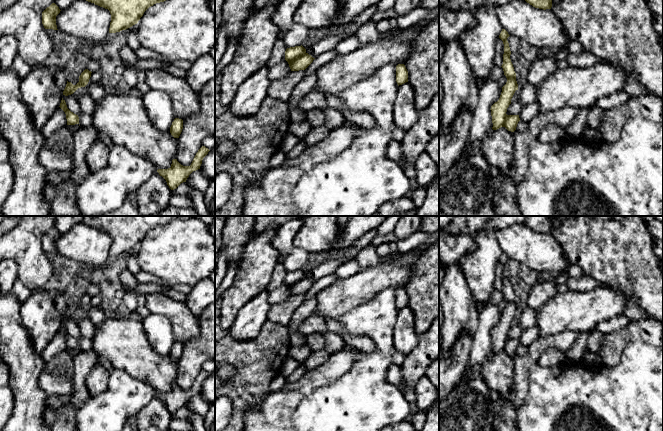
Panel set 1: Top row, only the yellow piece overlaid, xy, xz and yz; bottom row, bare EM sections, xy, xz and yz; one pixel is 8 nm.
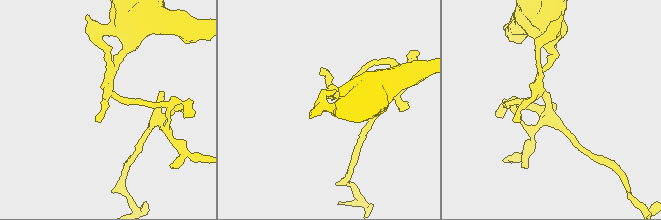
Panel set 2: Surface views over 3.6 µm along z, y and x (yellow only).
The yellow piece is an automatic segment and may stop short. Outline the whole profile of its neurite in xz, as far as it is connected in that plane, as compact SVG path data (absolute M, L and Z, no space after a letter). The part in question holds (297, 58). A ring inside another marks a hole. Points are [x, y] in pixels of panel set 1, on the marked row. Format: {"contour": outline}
{"contour": "M302 45L287 48L285 51L285 60L291 71L305 70L314 59Z"}

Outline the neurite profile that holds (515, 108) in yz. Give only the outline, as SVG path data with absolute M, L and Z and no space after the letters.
M517 98L516 100L512 101L511 104L509 105L509 107L507 108L507 115L519 115L521 113L523 109L523 106L519 100L519 98Z

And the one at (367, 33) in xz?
M370 20L364 25L360 26L354 36L361 45L364 45L375 42L379 39L387 38L389 37L390 33L390 30L380 33L377 29L376 23Z

